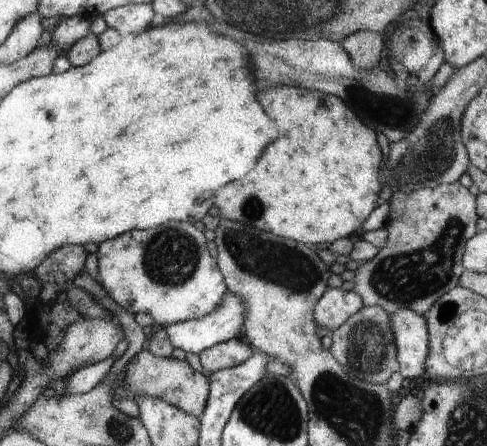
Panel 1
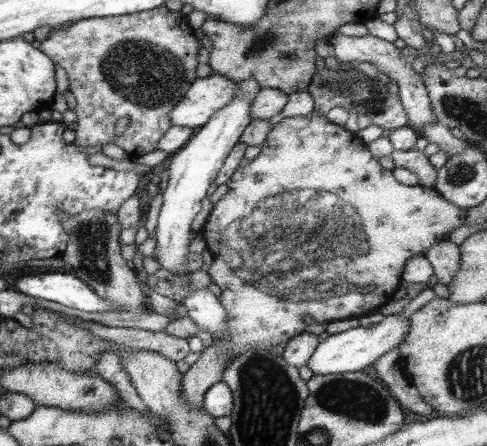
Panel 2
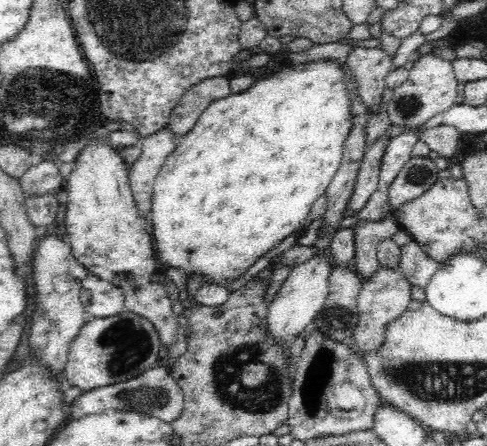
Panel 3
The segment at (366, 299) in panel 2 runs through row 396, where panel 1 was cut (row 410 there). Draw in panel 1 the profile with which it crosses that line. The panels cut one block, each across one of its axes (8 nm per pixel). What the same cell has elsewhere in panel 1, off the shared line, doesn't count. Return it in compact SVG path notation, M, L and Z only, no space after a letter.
M143 350L135 354L123 372L121 378L121 388L113 390L113 400L135 400L137 396L149 396L149 398L159 398L165 400L167 404L173 404L181 410L185 410L191 416L201 416L207 408L209 402L209 378L205 374L199 374L189 368L185 360L177 358L159 358L153 356L151 352Z

